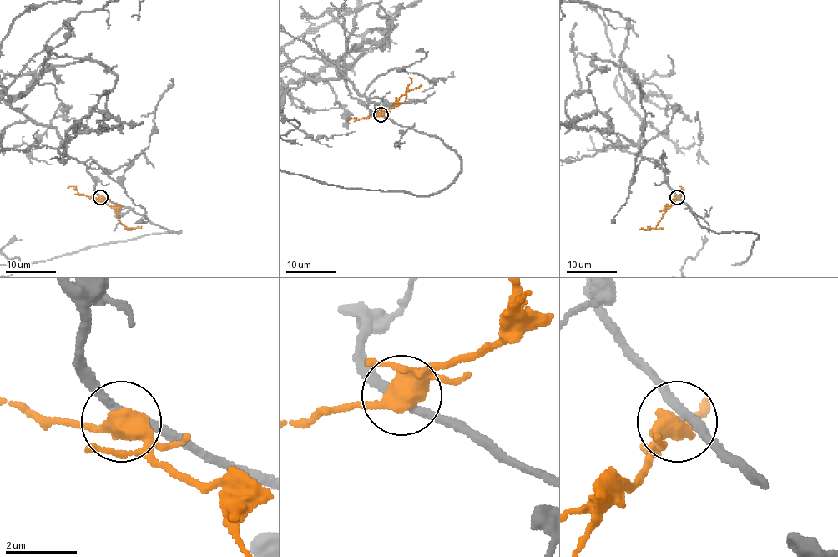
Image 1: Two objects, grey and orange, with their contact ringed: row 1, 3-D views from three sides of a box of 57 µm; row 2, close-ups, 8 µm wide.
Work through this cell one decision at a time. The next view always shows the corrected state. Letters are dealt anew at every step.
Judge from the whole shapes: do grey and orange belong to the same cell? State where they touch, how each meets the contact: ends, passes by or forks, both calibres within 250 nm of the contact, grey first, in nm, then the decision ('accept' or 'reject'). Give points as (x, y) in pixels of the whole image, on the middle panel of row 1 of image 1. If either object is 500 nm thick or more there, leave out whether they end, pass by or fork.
(381, 114) | 240/500 nm | accept

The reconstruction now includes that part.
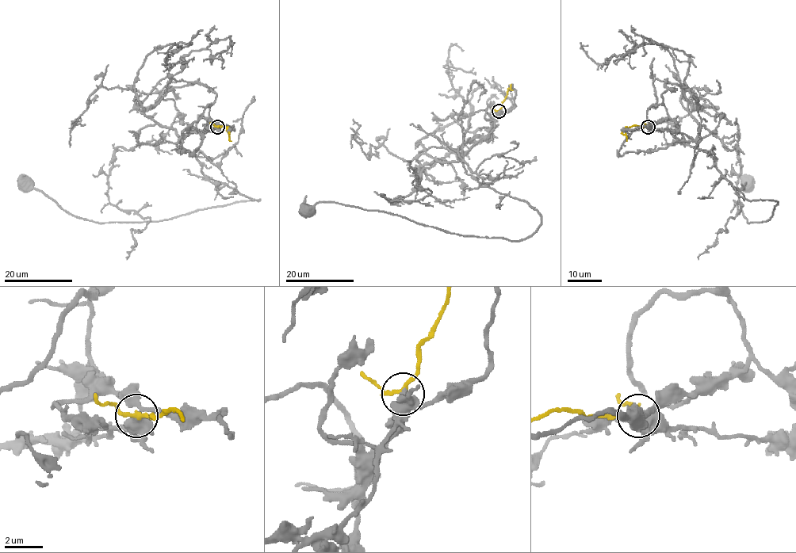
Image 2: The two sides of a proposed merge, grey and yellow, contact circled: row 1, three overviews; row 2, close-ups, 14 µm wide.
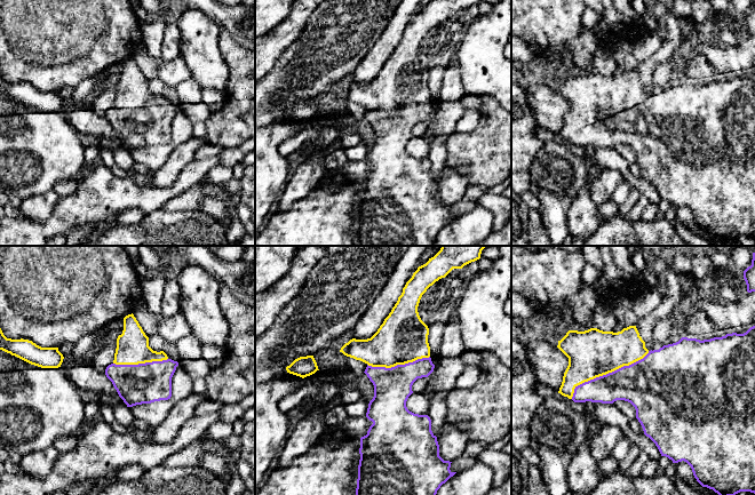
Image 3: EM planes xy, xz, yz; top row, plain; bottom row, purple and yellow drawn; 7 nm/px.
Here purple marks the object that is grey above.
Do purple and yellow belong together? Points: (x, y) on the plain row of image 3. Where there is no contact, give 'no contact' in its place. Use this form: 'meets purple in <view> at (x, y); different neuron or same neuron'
meets purple in yz at (606, 118); same neuron

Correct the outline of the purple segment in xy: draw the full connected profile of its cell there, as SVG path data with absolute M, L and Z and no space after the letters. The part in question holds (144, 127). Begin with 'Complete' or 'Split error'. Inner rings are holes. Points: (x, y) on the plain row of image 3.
Split error. M134 58L124 62L122 78L117 82L114 104L105 113L119 141L127 151L168 144L172 141L172 121L178 110L164 95L157 96L149 90L149 81L143 75Z

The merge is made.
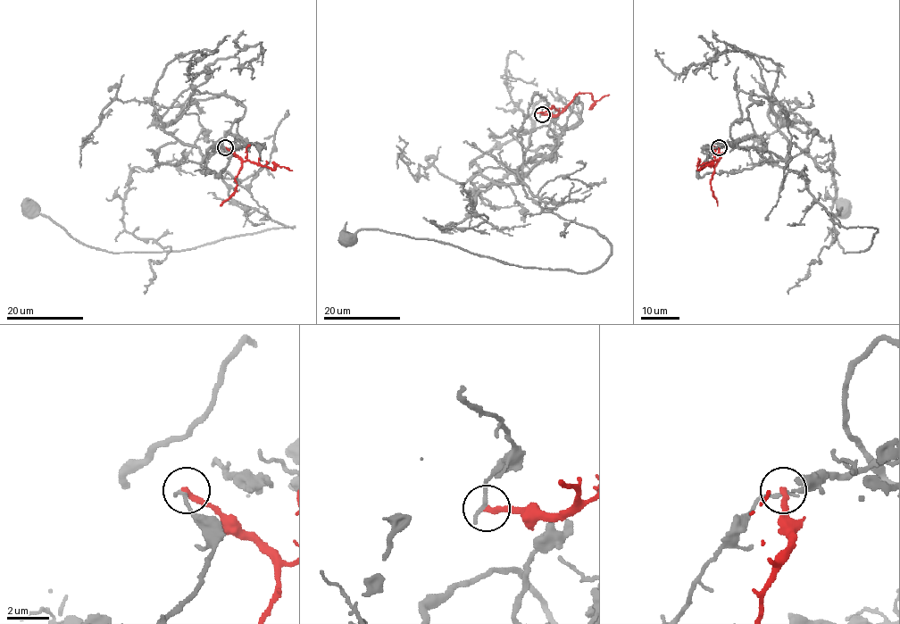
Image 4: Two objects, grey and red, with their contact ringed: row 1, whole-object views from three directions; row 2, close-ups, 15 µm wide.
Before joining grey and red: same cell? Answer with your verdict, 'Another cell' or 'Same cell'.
Another cell

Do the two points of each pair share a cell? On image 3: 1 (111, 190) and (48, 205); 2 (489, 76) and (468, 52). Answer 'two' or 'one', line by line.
1: two
2: one

